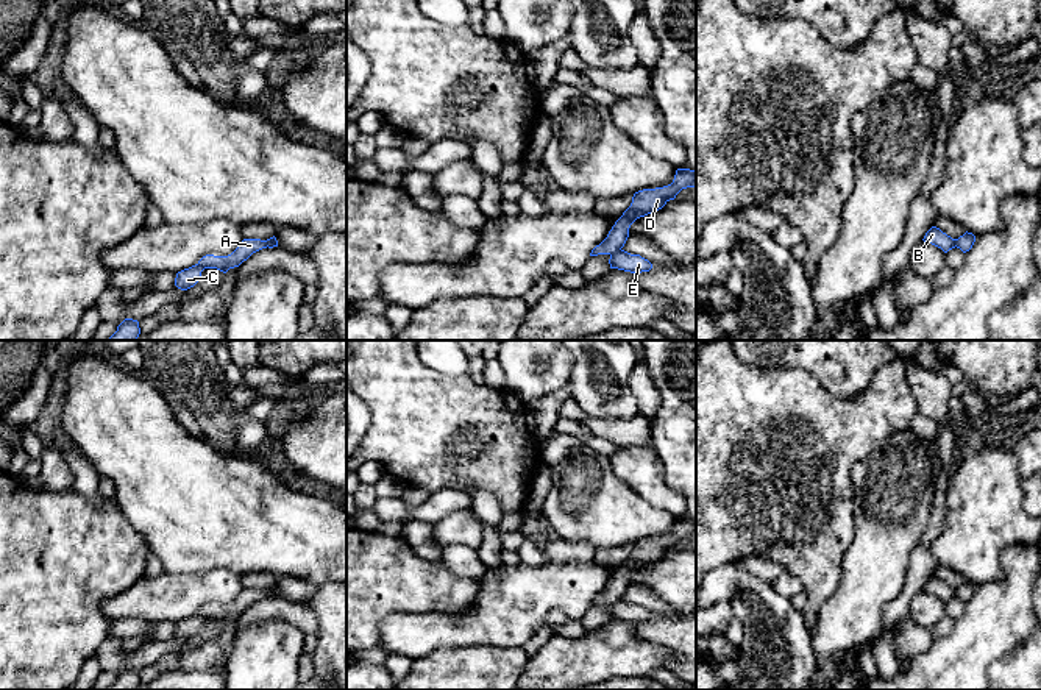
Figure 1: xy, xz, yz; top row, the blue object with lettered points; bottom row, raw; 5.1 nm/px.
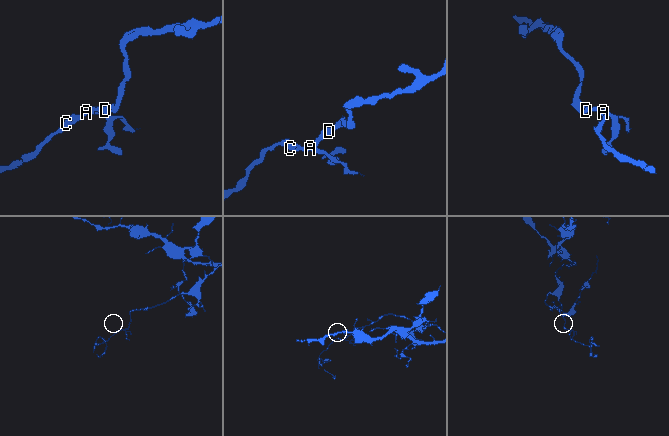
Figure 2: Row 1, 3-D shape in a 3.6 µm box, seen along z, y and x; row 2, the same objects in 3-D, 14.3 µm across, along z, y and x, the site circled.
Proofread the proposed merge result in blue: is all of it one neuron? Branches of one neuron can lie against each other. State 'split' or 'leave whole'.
split

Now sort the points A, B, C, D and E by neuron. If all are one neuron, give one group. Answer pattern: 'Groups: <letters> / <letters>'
Groups: A B C D / E

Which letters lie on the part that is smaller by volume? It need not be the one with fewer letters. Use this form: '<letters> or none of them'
E

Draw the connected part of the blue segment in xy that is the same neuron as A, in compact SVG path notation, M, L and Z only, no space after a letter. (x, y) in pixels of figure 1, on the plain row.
M243 589L239 596L228 606L203 606L195 615L184 618L176 623L175 635L181 640L194 637L204 618L217 618L226 623L229 618L239 617L253 603L267 598L267 590L261 589Z

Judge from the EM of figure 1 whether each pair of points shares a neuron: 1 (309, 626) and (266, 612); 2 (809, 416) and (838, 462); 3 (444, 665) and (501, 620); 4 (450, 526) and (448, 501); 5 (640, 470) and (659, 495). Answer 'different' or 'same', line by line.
1: same
2: same
3: different
4: different
5: same

